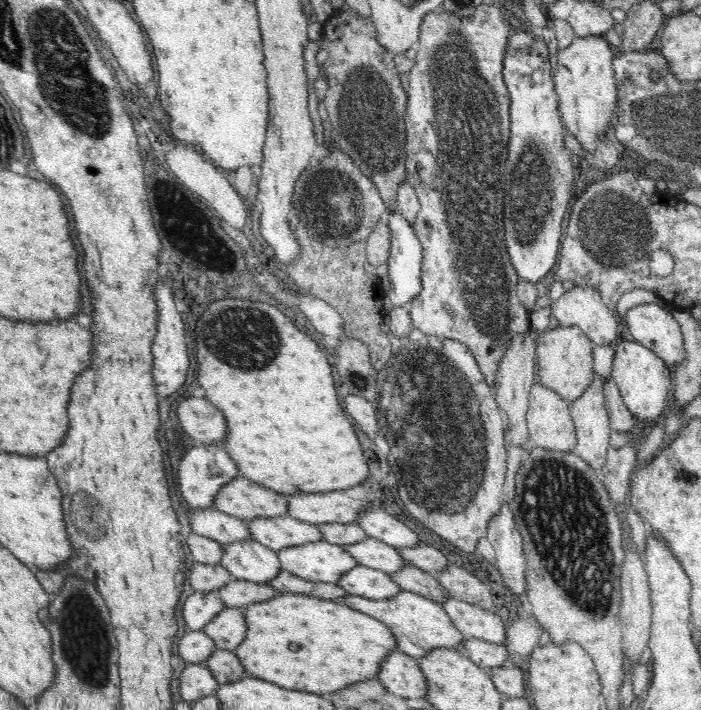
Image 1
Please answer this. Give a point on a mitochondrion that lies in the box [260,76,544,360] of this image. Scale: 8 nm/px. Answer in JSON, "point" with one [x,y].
{"point":[334,208]}

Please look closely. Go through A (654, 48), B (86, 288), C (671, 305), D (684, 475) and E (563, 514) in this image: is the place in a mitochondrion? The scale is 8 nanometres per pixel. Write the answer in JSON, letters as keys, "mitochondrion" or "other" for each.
{"A":"other","B":"other","C":"other","D":"mitochondrion","E":"mitochondrion"}

